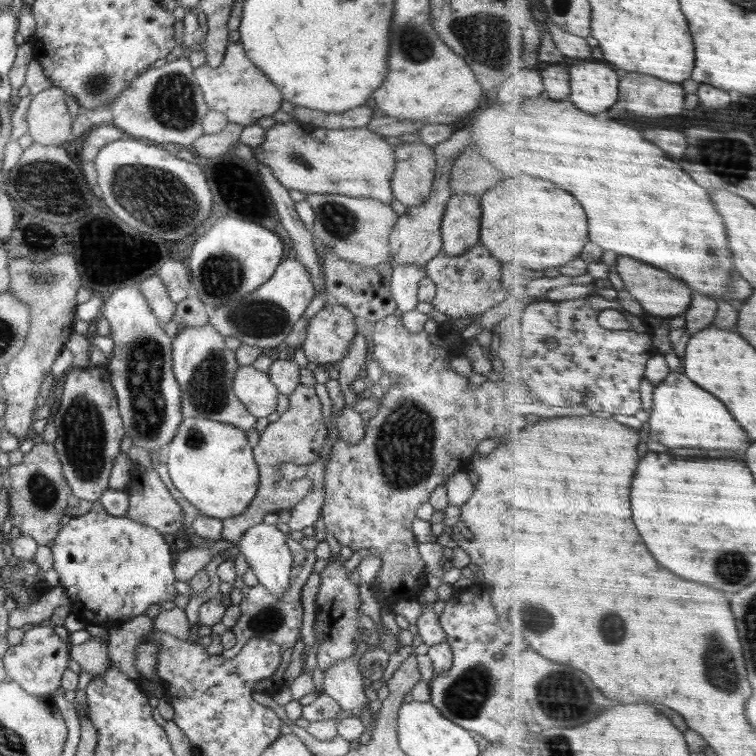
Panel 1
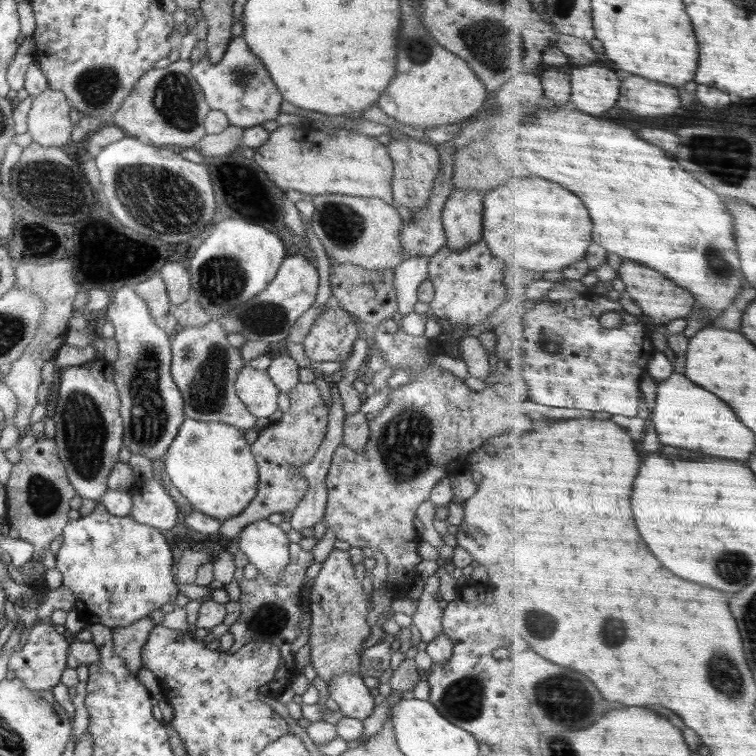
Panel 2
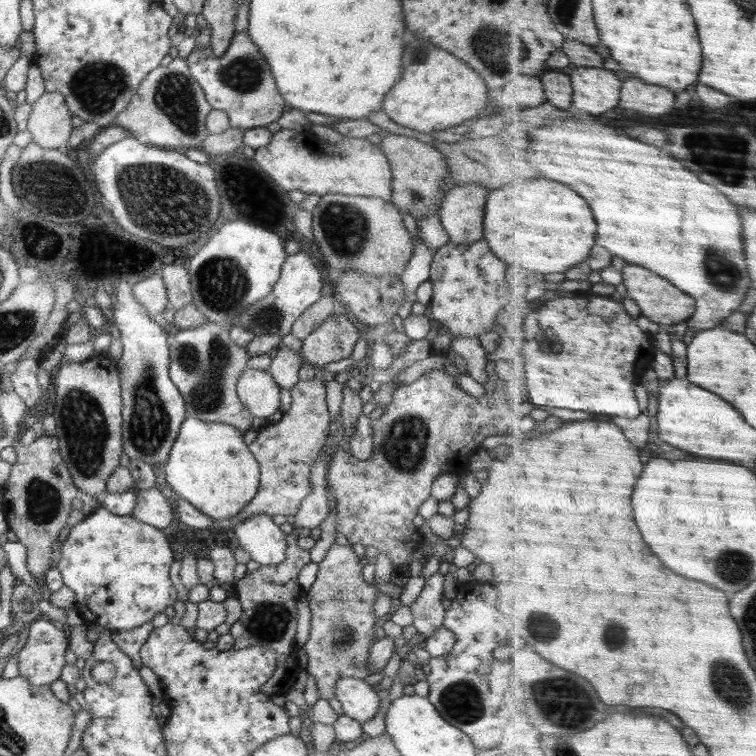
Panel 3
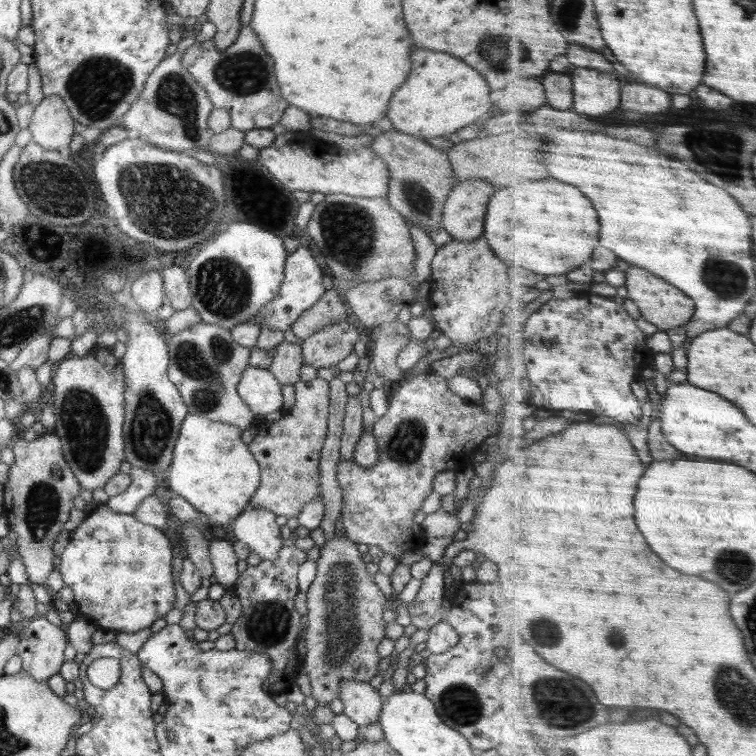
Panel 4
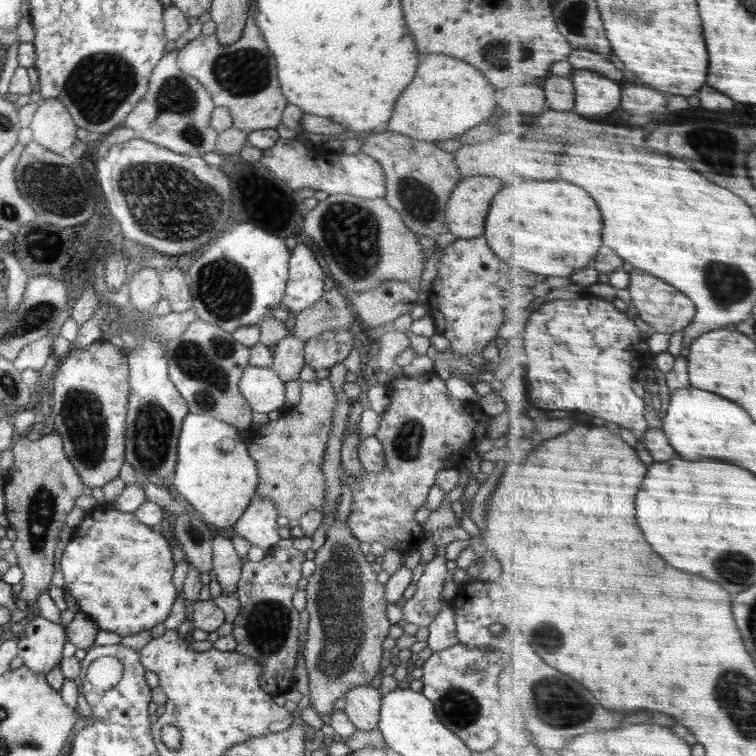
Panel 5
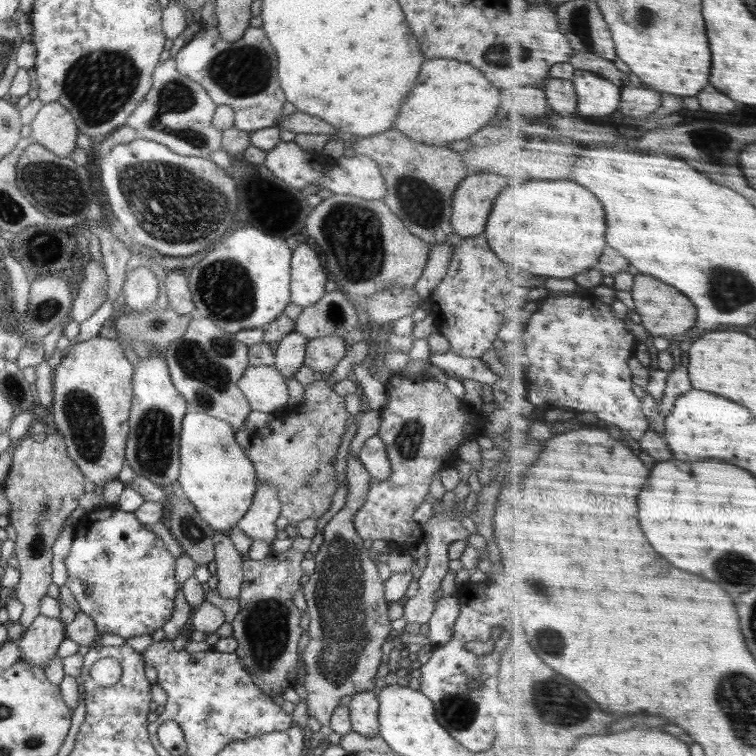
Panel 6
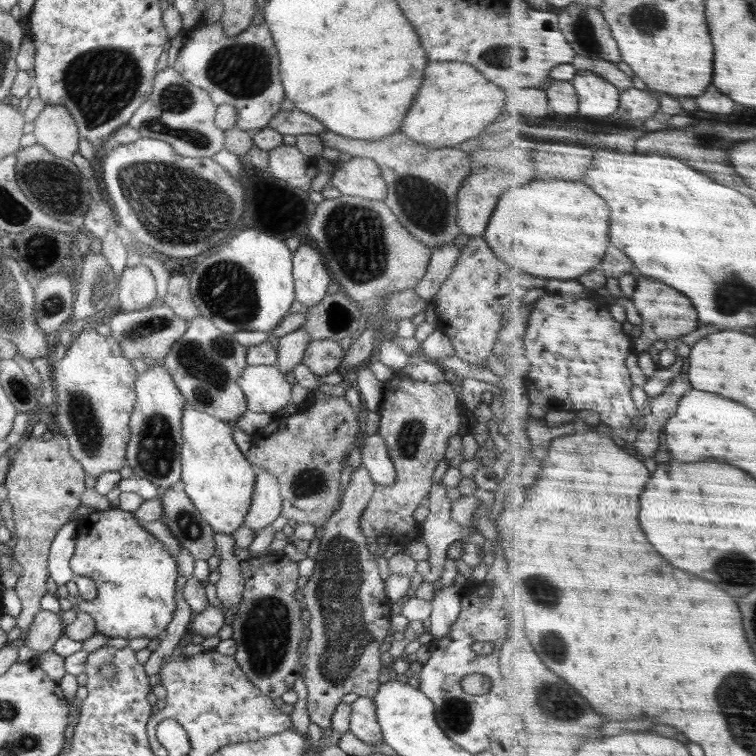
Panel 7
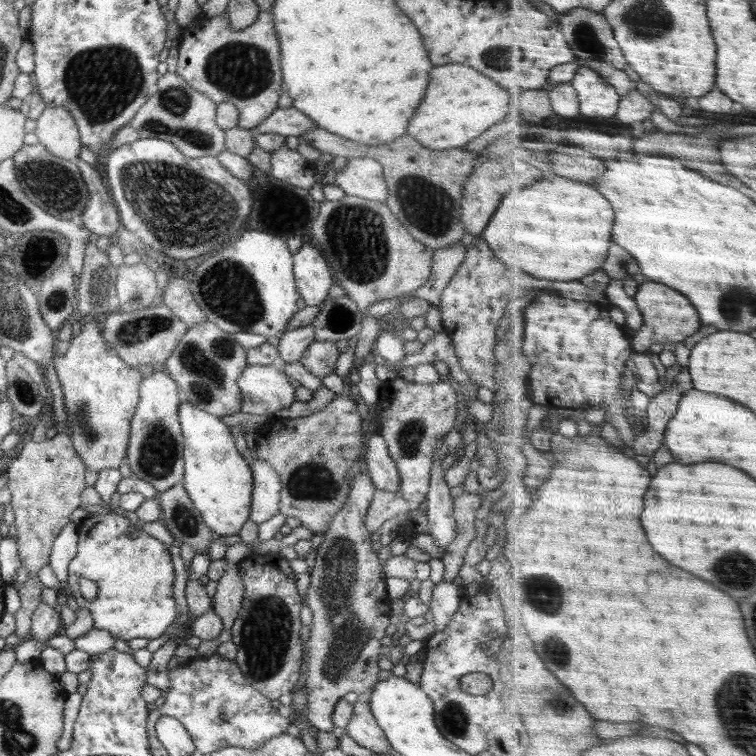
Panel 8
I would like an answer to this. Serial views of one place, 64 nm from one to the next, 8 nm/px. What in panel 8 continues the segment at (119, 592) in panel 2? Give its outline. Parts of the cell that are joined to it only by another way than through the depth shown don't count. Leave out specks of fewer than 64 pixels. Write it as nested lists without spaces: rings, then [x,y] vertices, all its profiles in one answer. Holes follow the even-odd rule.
[[[113,509],[108,514],[88,514],[77,524],[77,531],[77,553],[68,568],[67,590],[74,596],[79,608],[90,610],[94,628],[106,630],[116,639],[125,641],[133,638],[152,640],[165,634],[179,614],[174,600],[174,564],[168,546],[141,528],[134,528],[128,517],[116,513]],[[81,577],[96,582],[98,595],[94,600],[87,600],[80,594],[78,580]]]

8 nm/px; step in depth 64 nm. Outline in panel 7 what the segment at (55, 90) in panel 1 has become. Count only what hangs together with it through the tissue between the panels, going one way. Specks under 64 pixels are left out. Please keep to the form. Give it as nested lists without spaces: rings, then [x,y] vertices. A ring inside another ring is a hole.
[[[46,105],[33,123],[37,143],[54,156],[70,160],[78,151],[77,124],[66,107]]]

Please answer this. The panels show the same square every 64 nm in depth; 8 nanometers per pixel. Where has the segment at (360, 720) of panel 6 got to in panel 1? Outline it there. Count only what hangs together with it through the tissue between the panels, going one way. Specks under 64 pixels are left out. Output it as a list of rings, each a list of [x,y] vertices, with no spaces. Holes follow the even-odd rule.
[[[360,642],[352,656],[332,663],[324,672],[324,693],[336,700],[342,712],[349,712],[352,717],[359,717],[362,707],[368,706],[369,702],[358,670],[360,658],[369,649],[366,645]]]

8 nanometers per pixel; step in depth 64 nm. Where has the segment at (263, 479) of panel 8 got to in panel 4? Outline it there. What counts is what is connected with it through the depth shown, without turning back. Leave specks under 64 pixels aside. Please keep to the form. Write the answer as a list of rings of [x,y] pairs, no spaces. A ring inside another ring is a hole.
[[[247,506],[232,521],[234,536],[244,542],[260,560],[274,562],[278,558],[280,548],[284,546],[280,535],[281,526],[276,523],[275,518],[275,514],[270,510]]]

